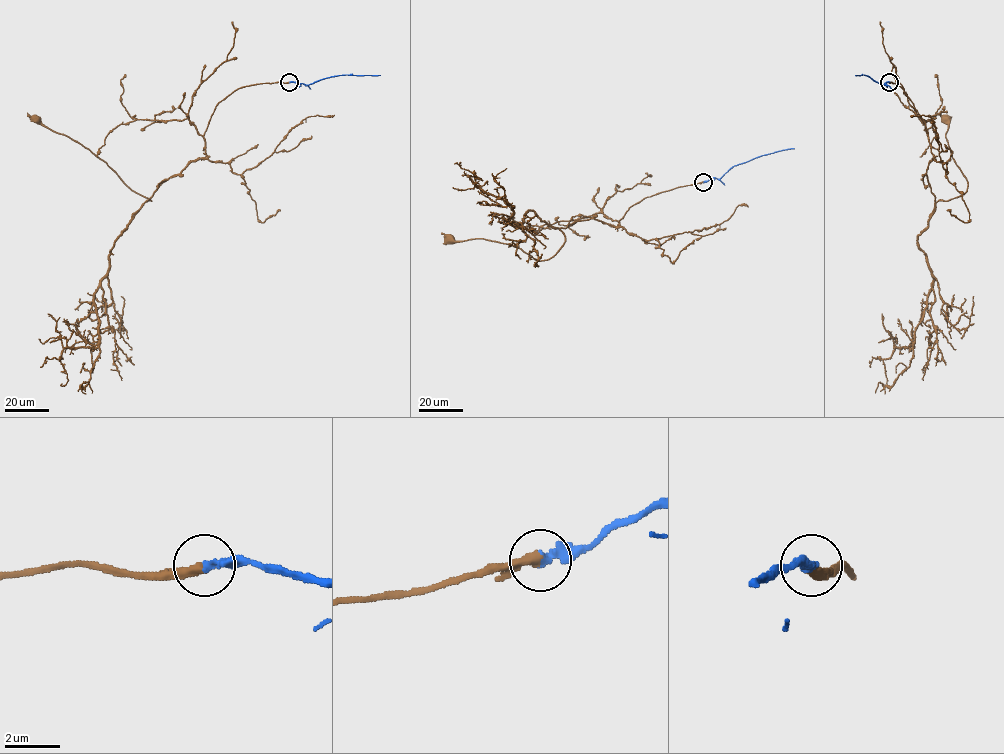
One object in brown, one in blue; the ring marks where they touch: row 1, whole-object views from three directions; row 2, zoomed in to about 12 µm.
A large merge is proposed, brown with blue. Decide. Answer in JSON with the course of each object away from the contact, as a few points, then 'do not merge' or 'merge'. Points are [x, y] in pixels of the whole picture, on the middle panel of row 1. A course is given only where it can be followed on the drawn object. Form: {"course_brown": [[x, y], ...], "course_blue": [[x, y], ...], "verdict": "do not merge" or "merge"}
{"course_brown": [[703, 182], [647, 196], [621, 227], [593, 219], [560, 227], [562, 247], [545, 260], [502, 243], [450, 238]], "course_blue": [[703, 182], [720, 178], [734, 166], [754, 158], [794, 148]], "verdict": "merge"}

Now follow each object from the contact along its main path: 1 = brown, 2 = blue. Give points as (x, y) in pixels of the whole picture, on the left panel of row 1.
1: (289, 82), (244, 86), (222, 100), (204, 132), (207, 157), (162, 183), (145, 202), (151, 201), (36, 117)
2: (289, 82), (306, 85), (335, 76), (380, 75)

